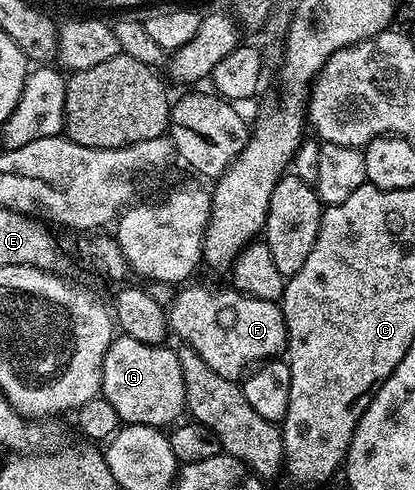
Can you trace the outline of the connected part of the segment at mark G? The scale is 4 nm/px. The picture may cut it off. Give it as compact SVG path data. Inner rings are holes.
M125 334L113 337L102 360L100 394L110 400L121 423L159 428L168 428L179 423L186 410L186 384L176 350L168 347L168 344L142 344L142 340L134 340Z

